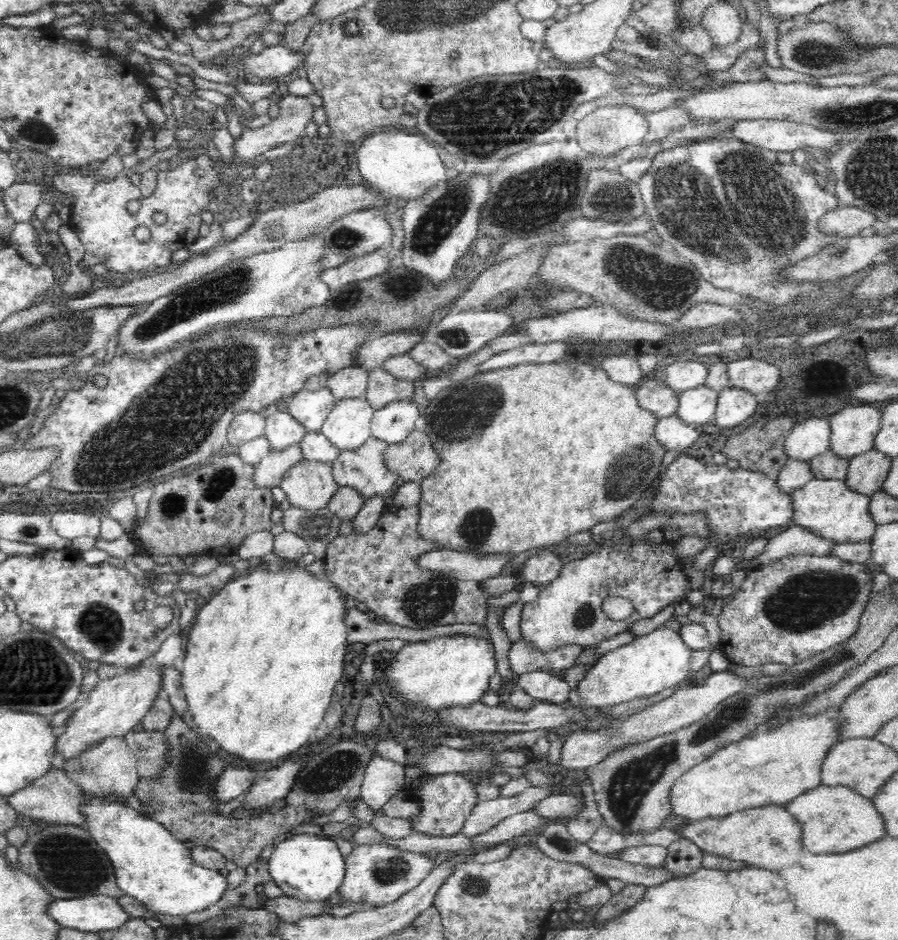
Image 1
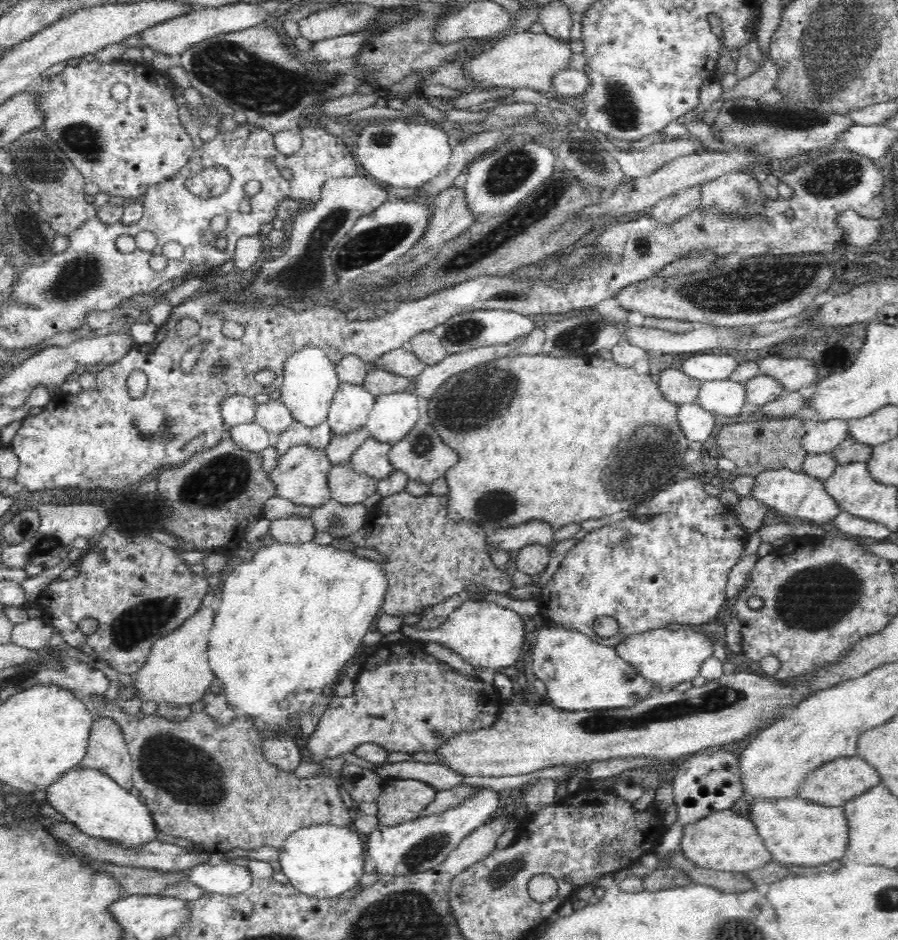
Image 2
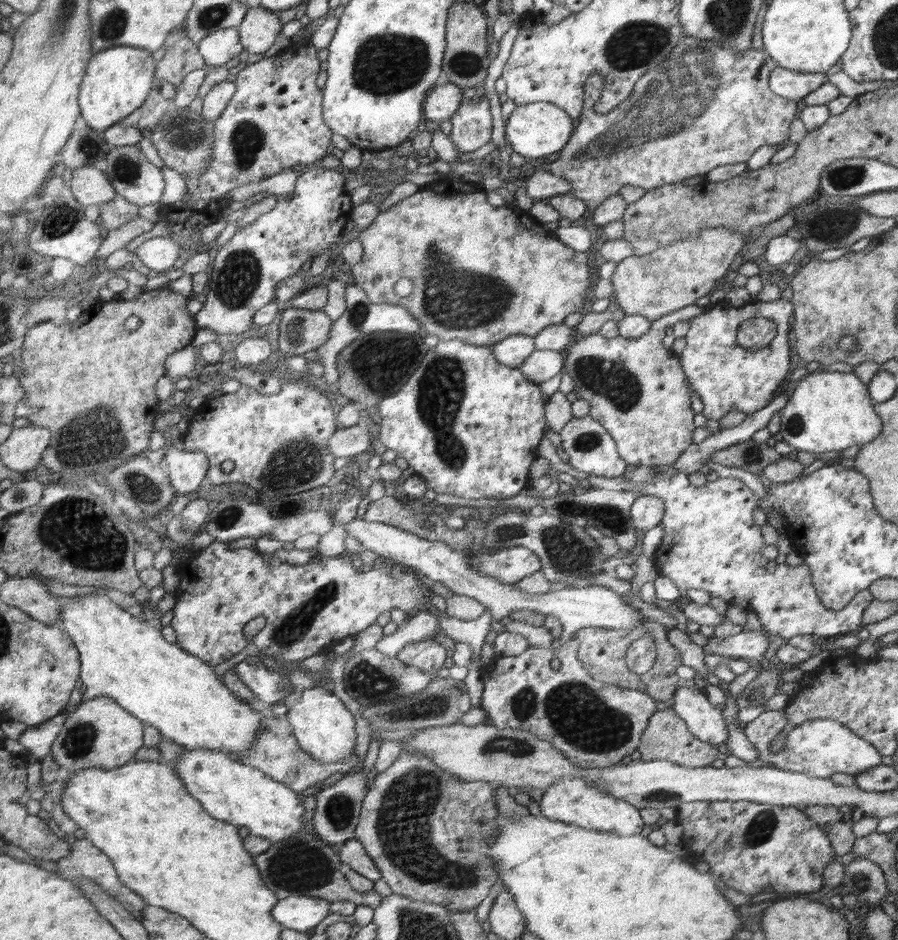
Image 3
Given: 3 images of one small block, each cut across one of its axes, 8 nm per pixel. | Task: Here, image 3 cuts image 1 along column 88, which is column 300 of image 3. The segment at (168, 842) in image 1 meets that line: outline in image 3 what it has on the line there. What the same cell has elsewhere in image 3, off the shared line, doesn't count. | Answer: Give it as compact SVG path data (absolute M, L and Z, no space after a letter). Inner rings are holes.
M208 747L187 749L175 768L185 780L191 793L200 802L203 802L203 805L212 813L212 816L229 821L236 826L246 826L249 834L263 836L274 843L285 838L291 838L291 836L309 828L304 820L305 808L303 802L300 801L298 794L293 789L289 789L284 783L260 772L260 769L252 768L248 764L242 764L232 753Z

